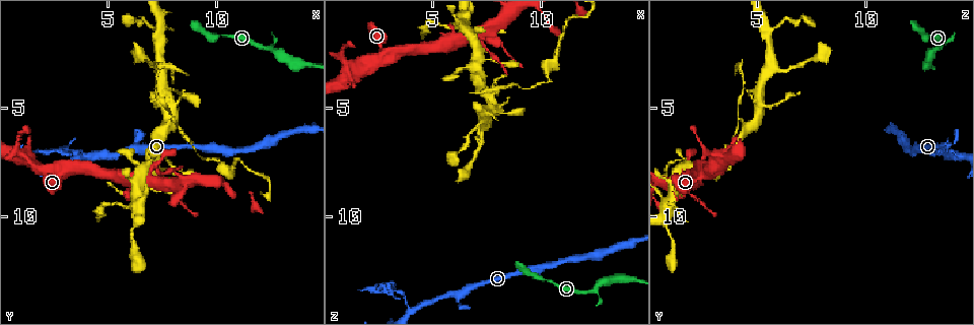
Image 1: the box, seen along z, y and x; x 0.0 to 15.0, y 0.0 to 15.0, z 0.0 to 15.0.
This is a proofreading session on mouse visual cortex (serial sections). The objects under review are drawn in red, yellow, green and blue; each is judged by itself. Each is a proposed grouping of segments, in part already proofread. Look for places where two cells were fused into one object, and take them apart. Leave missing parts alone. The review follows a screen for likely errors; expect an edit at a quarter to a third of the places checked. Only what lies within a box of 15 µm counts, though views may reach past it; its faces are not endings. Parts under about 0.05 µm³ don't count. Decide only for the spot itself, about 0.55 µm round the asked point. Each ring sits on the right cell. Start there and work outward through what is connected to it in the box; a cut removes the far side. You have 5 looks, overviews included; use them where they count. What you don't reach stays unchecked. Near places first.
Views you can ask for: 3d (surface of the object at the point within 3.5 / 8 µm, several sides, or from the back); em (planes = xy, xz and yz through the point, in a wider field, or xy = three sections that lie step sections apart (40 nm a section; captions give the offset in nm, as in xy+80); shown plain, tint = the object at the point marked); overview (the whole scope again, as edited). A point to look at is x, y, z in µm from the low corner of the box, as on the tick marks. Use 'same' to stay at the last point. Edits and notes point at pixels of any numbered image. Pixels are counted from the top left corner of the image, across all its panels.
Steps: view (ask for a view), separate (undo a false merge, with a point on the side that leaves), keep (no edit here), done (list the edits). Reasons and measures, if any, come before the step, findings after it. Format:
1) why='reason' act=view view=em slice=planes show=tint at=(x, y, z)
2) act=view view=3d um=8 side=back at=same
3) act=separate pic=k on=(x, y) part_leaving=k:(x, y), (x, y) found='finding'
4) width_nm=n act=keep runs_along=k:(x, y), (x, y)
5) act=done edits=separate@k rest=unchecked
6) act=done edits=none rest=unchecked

why='three arms meet' act=view view=3d um=8 at=(7.6, 6.0, 4.5)

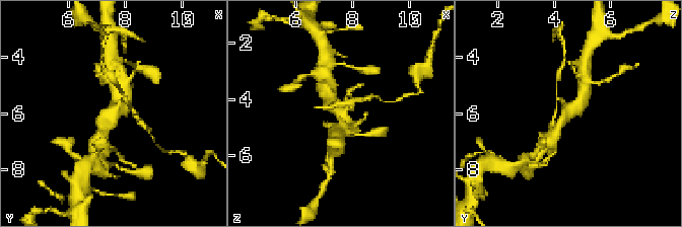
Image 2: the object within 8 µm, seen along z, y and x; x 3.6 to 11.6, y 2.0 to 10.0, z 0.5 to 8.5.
arms=3 arm_widths_nm=150,350,400 act=view view=em slice=xy step=5 show=tint at=(7.6, 6.0, 4.5)

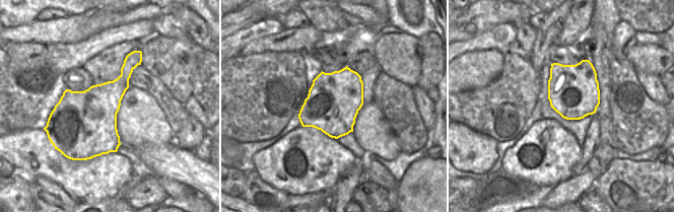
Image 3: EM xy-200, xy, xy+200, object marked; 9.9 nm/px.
act=separate pic=2 on=(135, 115) part_leaving=2:(120, 100), (126, 100), (146, 129) found='a second cell is stuck on'

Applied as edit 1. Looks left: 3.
why='abrupt turn' act=view view=3d um=8 at=(6.2, 6.9, 13.5)

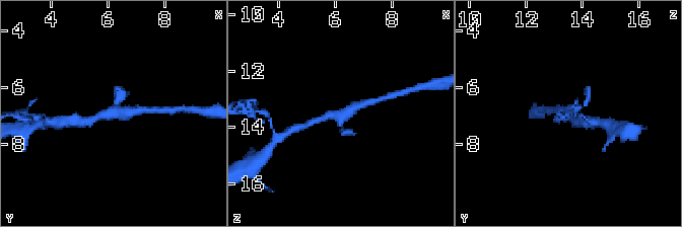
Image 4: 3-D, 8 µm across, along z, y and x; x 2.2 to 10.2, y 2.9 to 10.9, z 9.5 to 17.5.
act=view view=3d um=3.5 at=(6.3, 6.9, 13.5)

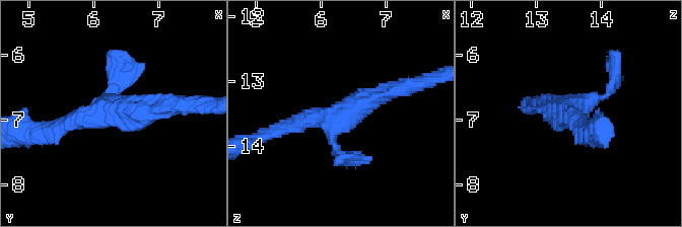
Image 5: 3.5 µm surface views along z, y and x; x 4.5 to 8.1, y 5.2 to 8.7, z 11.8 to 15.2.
act=view view=em slice=xy step=1 show=tint at=(6.30, 6.80, 13.60)

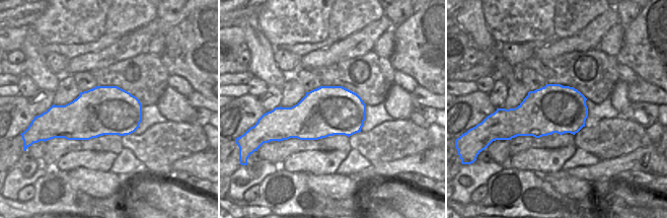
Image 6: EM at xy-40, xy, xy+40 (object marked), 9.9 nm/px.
act=keep runs_along=5:(401, 87), (338, 119), (276, 129) found='all the same cell'

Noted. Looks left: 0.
act=done edits=separate@2 rest=unchecked

